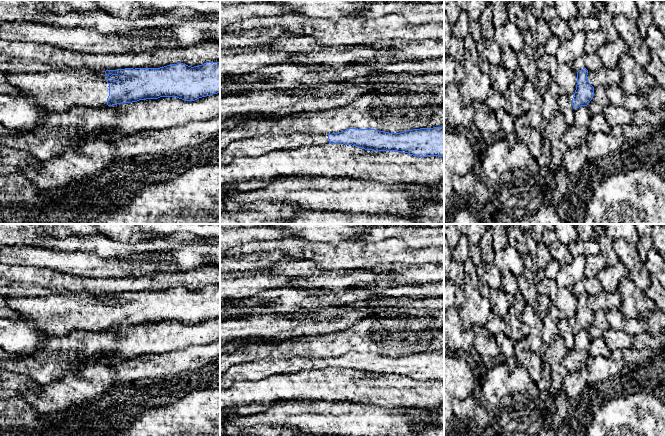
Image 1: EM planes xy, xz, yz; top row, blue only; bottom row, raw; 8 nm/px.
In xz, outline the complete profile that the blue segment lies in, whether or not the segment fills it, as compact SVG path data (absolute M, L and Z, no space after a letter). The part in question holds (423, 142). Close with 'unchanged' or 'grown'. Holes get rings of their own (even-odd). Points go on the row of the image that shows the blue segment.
M444 126L389 133L375 129L349 128L332 134L293 133L240 139L229 144L220 153L220 166L229 164L235 157L260 156L271 151L297 149L343 143L367 151L396 151L417 157L444 157Z; grown

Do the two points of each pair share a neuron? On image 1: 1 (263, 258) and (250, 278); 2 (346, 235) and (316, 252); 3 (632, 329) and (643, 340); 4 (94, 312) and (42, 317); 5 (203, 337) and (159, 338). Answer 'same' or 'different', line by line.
1: different
2: different
3: different
4: same
5: same

